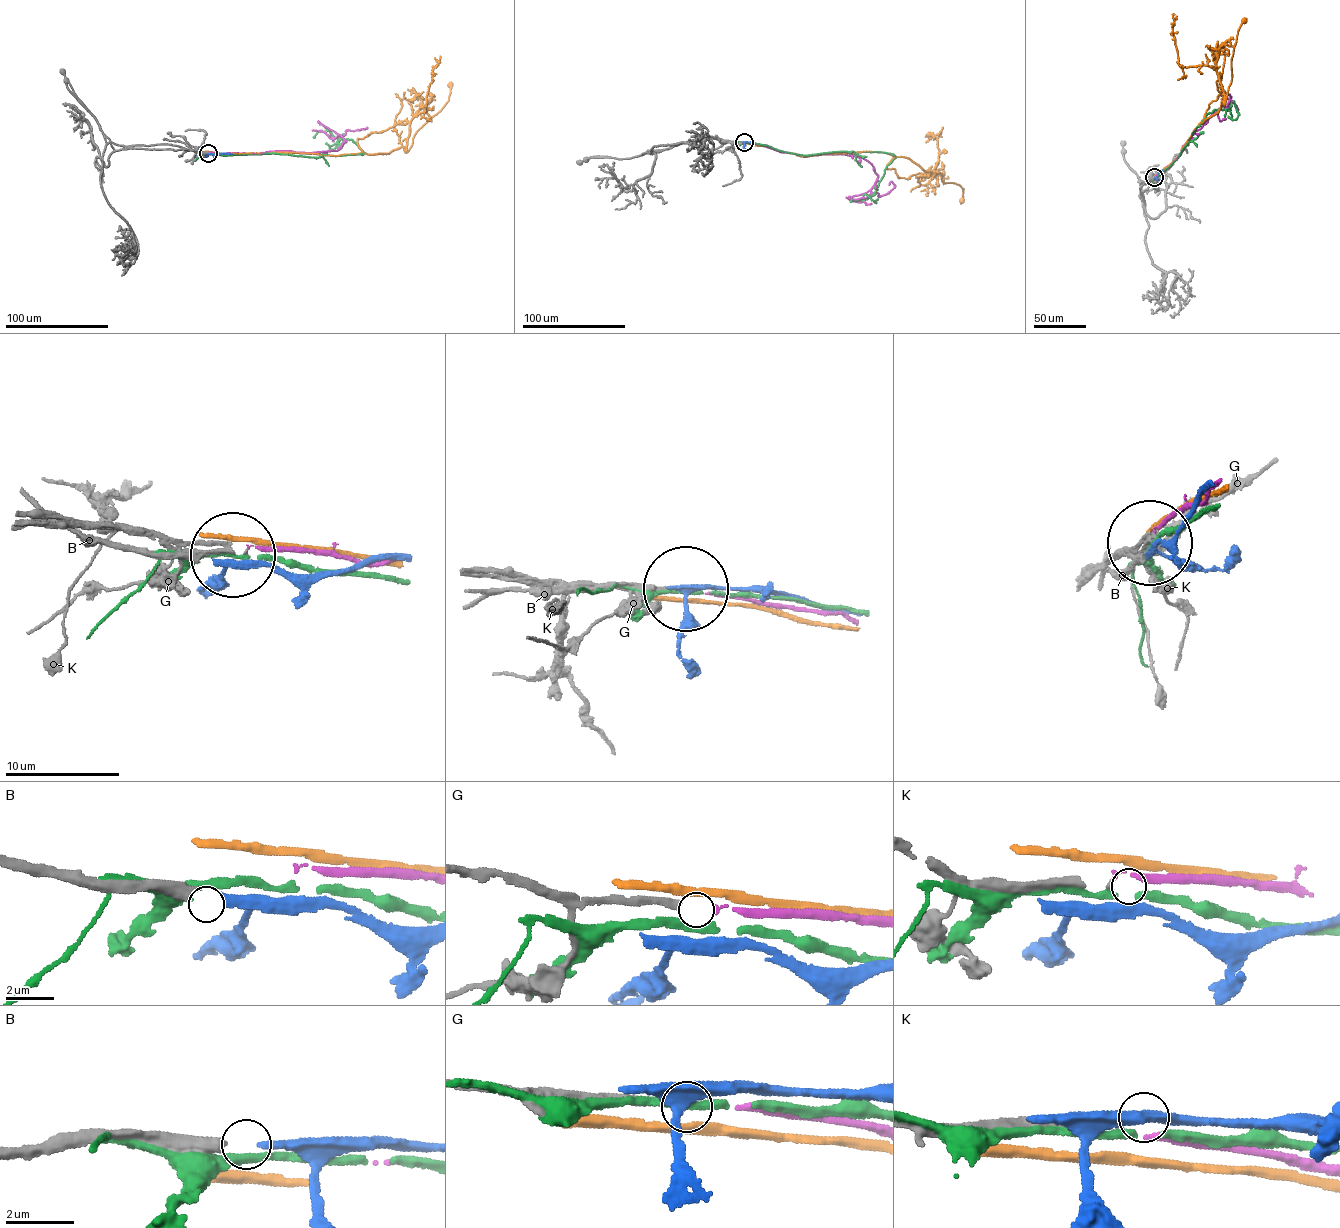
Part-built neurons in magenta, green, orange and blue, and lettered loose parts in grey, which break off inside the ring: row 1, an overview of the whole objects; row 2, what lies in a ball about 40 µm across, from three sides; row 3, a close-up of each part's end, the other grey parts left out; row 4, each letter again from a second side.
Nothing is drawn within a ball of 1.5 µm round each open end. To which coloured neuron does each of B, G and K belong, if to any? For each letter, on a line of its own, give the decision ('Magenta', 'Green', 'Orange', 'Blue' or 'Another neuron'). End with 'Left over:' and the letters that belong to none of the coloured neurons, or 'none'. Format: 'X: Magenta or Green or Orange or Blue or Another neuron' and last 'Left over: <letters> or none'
B: Blue
G: Magenta
K: Another neuron
Left over: K

